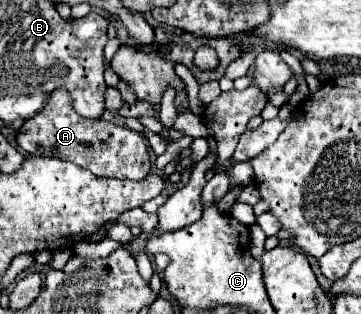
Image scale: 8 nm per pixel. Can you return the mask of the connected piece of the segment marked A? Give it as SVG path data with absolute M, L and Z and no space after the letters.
M57 88L49 94L41 112L27 120L17 132L17 144L31 156L51 156L65 162L73 162L91 170L95 176L107 178L131 178L141 180L151 172L149 150L145 138L127 126L117 126L101 118L81 118L73 110L73 102L65 88Z

